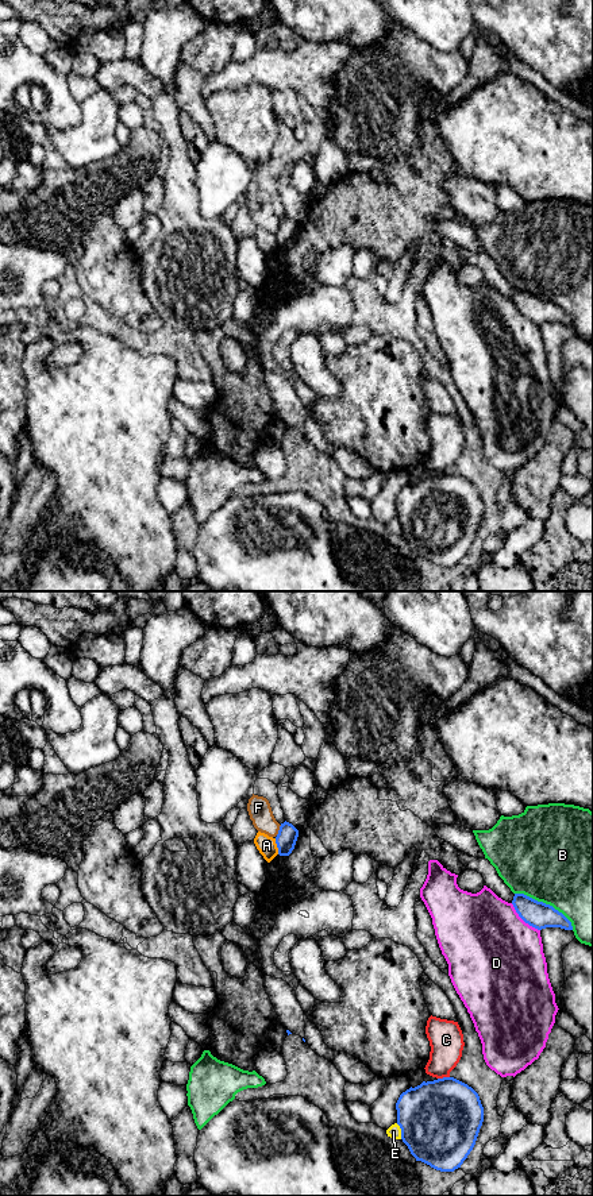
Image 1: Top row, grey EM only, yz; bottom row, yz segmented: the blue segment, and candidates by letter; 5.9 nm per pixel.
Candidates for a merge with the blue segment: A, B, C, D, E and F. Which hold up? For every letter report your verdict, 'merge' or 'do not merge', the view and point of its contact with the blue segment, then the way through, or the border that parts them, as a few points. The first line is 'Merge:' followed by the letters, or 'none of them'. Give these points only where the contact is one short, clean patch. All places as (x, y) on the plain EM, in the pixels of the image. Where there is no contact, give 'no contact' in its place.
Merge: none of them
A: do not merge | yz (277, 242) | along yz (274, 234), (278, 249)
B: do not merge | yz (545, 298)
C: do not merge | yz (443, 473)
D: do not merge | yz (523, 315)
E: do not merge | yz (401, 527)
F: do not merge | yz (278, 226) | along yz (281, 220), (276, 230)

